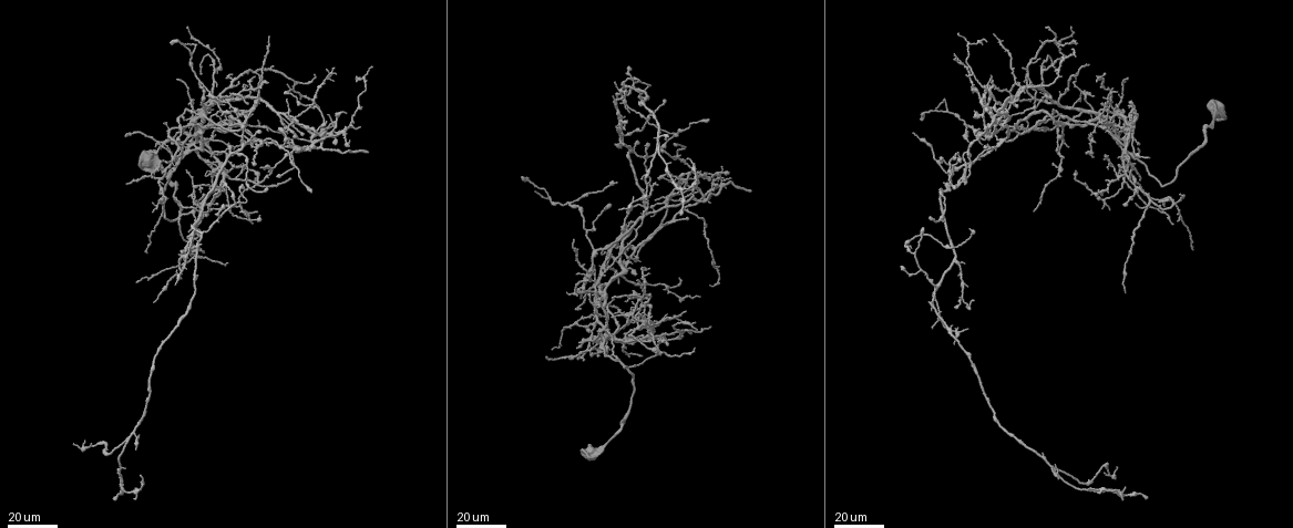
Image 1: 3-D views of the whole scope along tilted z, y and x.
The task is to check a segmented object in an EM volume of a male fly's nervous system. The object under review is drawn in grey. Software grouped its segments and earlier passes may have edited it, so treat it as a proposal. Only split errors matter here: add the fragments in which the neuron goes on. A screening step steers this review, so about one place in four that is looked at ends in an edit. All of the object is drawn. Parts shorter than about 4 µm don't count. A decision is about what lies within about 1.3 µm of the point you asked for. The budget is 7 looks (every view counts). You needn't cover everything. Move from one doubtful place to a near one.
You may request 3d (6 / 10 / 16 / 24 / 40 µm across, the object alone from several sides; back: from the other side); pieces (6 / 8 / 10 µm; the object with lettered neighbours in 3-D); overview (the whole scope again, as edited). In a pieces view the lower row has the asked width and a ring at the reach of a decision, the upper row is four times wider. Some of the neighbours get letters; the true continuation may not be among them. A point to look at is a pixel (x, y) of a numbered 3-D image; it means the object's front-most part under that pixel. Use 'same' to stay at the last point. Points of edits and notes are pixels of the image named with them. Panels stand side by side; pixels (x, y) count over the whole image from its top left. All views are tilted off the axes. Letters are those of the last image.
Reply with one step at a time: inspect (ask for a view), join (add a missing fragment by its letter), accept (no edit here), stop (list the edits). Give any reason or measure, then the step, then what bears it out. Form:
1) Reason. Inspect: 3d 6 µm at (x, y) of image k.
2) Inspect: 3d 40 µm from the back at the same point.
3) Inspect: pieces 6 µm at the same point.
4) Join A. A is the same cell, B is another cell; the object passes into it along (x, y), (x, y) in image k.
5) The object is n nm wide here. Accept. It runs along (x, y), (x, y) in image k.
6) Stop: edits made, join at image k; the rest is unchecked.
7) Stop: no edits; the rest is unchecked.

End of a long branch. Inspect: 3d 24 µm at (288, 179) of image 1.

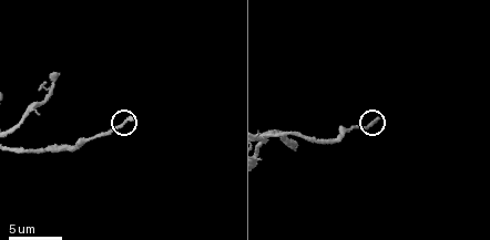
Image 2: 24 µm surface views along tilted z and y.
See the neighbours. Inspect: pieces 6 µm at (132, 116) of image 2.

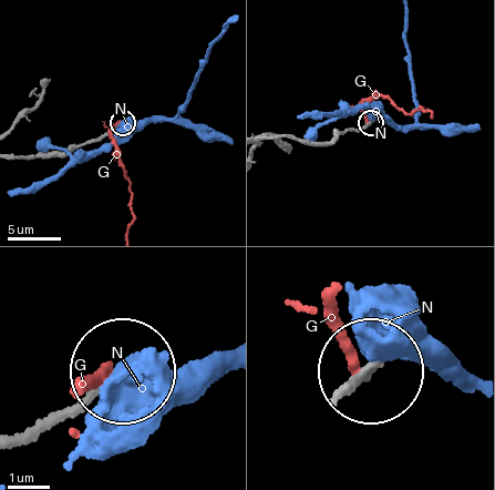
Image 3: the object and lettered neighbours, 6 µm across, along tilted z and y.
Accept. G and N are other cells; none of them fits.

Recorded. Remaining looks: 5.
Branch stops here. Inspect: 3d 40 µm at (255, 212) of image 1.

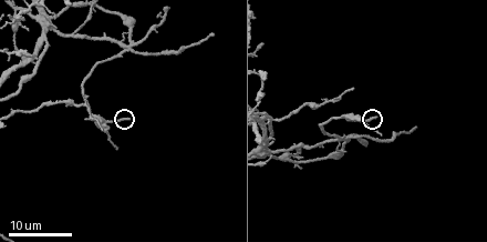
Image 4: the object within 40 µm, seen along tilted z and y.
What lies round it. Inspect: pieces 6 µm at (128, 119) of image 4.

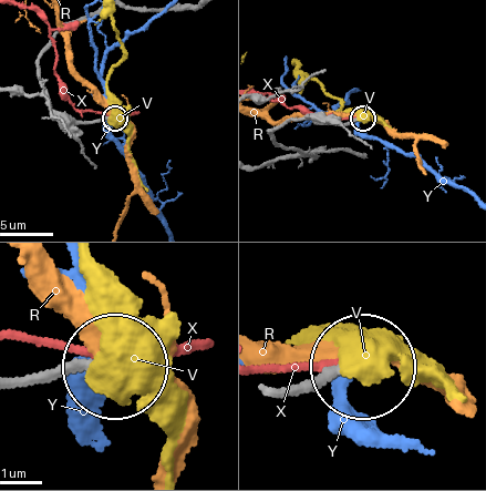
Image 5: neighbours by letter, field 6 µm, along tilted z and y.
The object is 190 nm wide here. Accept. R, V, X and Y are other cells; it runs along (296, 392), (358, 368) in image 5; none of them fits.

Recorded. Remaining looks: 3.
End of a long branch. Inspect: 3d 24 µm at (1089, 64) of image 1.

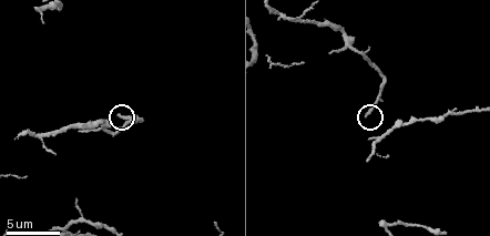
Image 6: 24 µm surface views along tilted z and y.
Inspect: pieces 6 µm at (368, 115) of image 6.

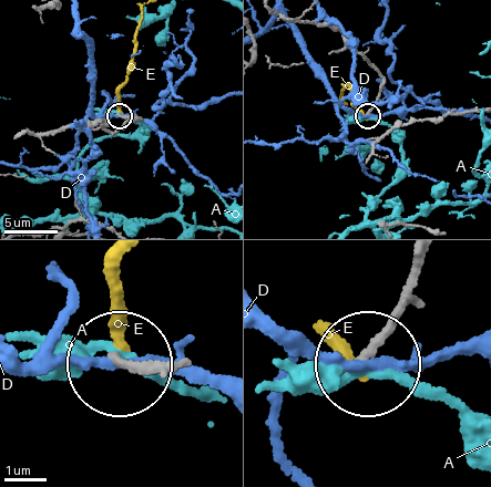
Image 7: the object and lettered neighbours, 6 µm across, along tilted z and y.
The object is 180 nm wide here. Accept. A, D and E are other cells; it runs along (420, 259), (390, 329), (364, 360) in image 7; no lettered fragment goes on from it.

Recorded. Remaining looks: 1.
Stop: no edits; the rest is unchecked.

